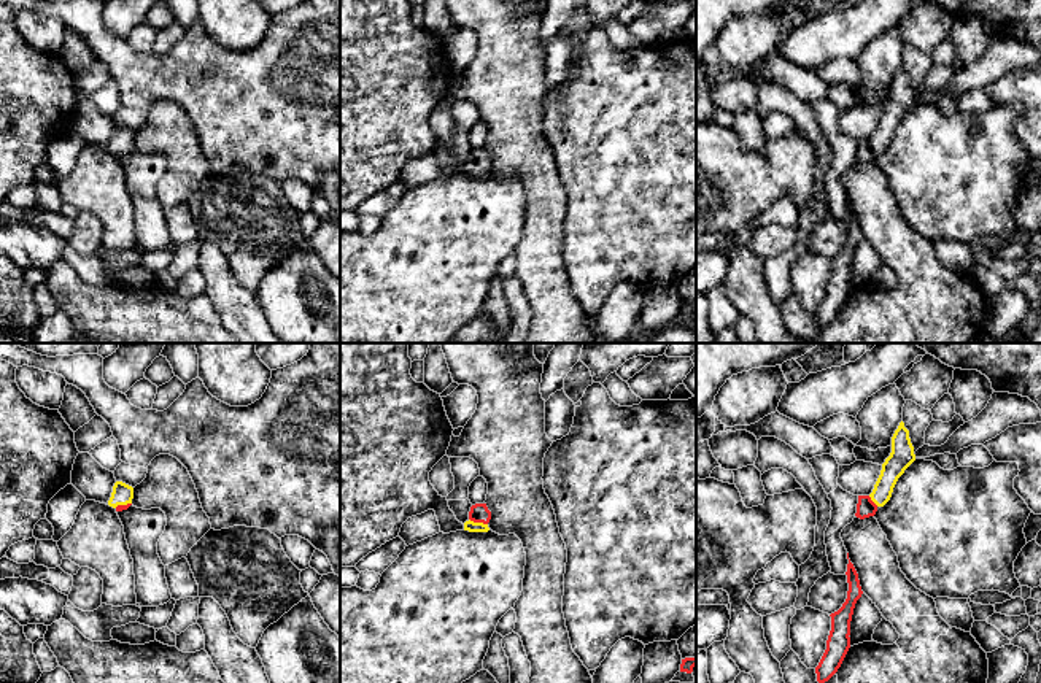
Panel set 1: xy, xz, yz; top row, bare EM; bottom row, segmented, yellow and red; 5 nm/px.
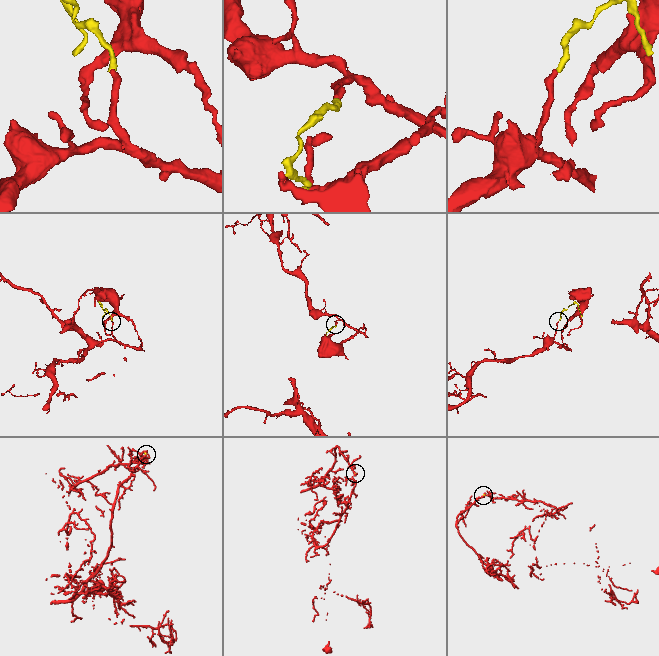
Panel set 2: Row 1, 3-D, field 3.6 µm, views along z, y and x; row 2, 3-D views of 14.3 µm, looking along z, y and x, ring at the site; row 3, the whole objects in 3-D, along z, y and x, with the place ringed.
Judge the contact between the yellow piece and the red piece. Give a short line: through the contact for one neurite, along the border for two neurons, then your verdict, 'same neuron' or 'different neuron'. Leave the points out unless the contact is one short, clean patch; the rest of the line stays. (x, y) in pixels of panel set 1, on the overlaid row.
line xz (471, 526), (479, 523), (479, 513); same neuron

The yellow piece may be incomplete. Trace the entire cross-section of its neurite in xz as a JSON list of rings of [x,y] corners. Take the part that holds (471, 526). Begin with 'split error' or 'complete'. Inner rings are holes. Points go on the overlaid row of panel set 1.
split error | [[[475,504],[470,507],[469,519],[464,523],[464,531],[469,532],[488,532],[488,523],[491,519],[491,511],[486,504]]]

